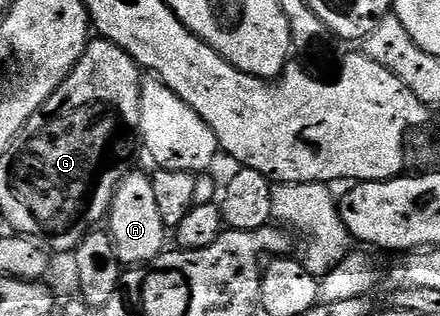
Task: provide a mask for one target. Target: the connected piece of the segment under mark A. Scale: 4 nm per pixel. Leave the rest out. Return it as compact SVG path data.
M127 172L118 185L108 214L108 232L112 247L116 247L116 259L123 267L148 264L167 248L166 237L168 241L168 230L156 208L156 194L152 191L150 177L134 172Z

